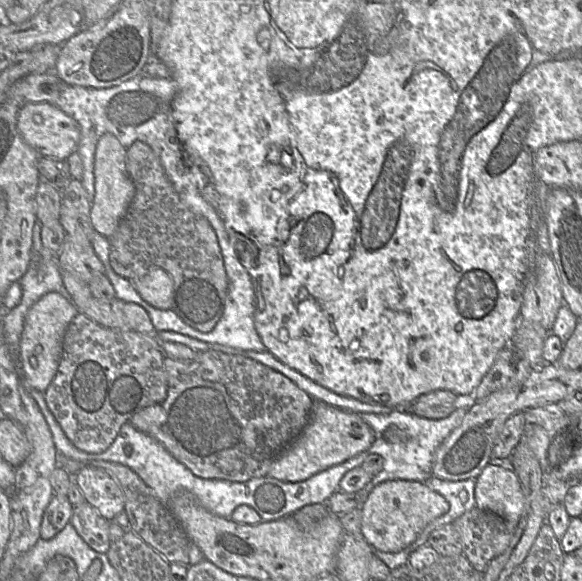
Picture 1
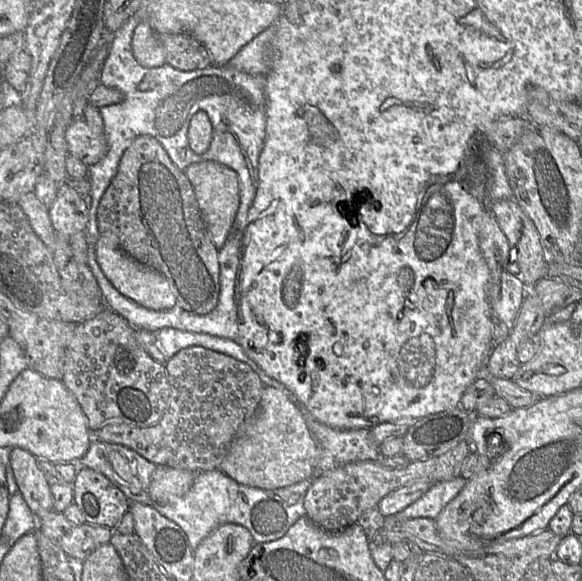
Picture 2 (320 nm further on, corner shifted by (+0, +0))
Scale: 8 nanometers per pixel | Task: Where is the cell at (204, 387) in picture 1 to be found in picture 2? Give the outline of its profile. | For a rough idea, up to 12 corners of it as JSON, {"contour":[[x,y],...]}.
{"contour":[[201,347],[165,363],[171,386],[149,427],[94,437],[156,465],[219,468],[265,385]]}

